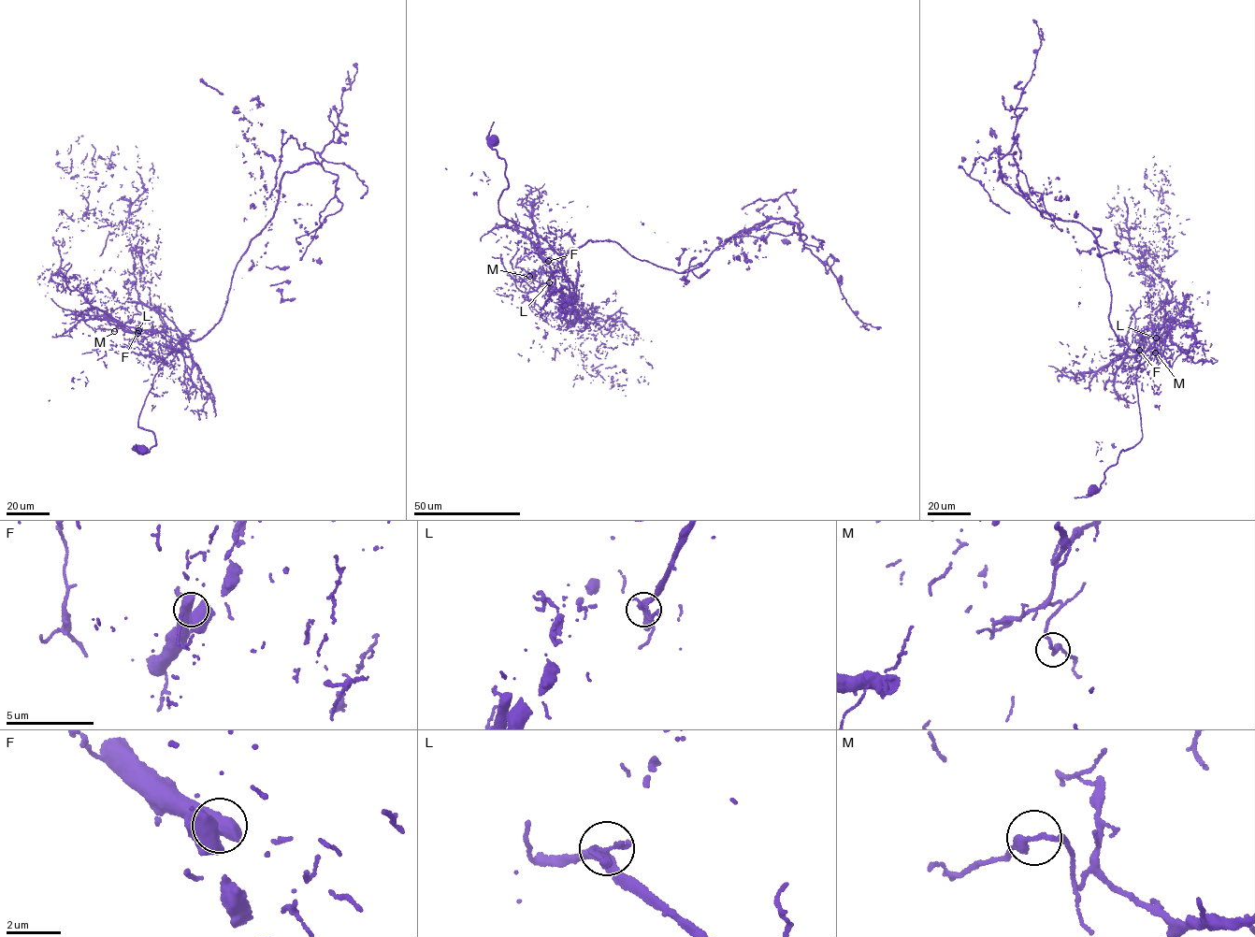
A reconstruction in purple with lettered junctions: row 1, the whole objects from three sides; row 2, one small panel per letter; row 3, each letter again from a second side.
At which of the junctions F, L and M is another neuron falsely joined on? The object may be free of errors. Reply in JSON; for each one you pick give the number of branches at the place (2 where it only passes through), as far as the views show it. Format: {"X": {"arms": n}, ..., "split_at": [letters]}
{"M": {"arms": 2}, "split_at": ["M"]}

